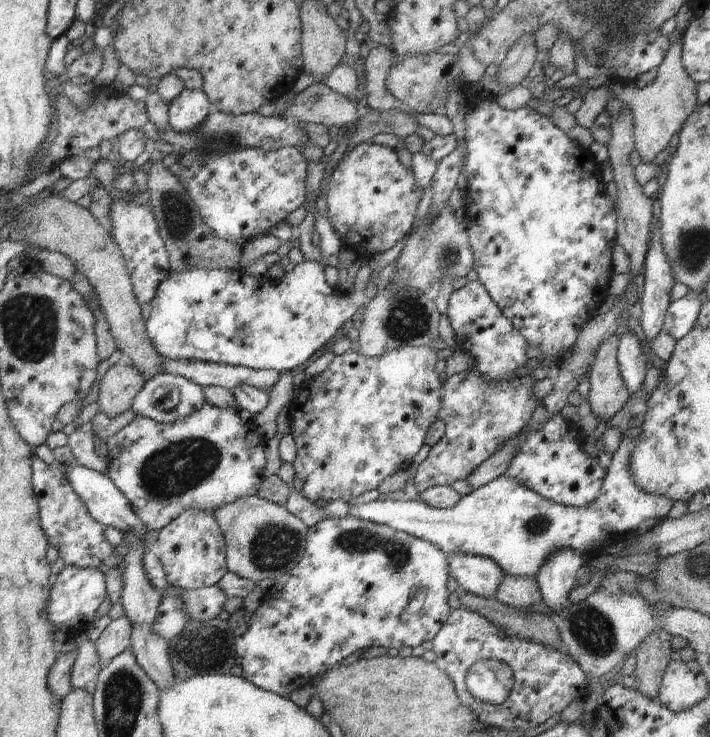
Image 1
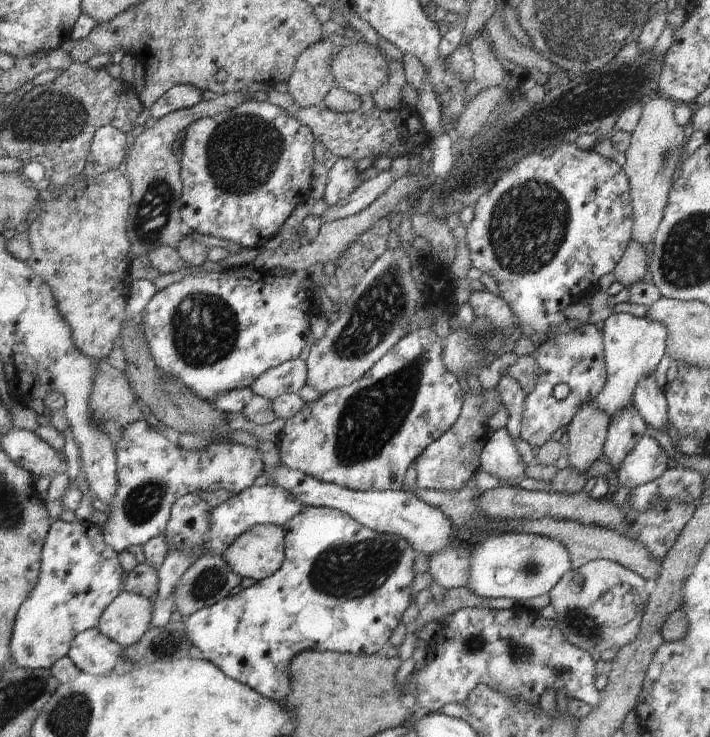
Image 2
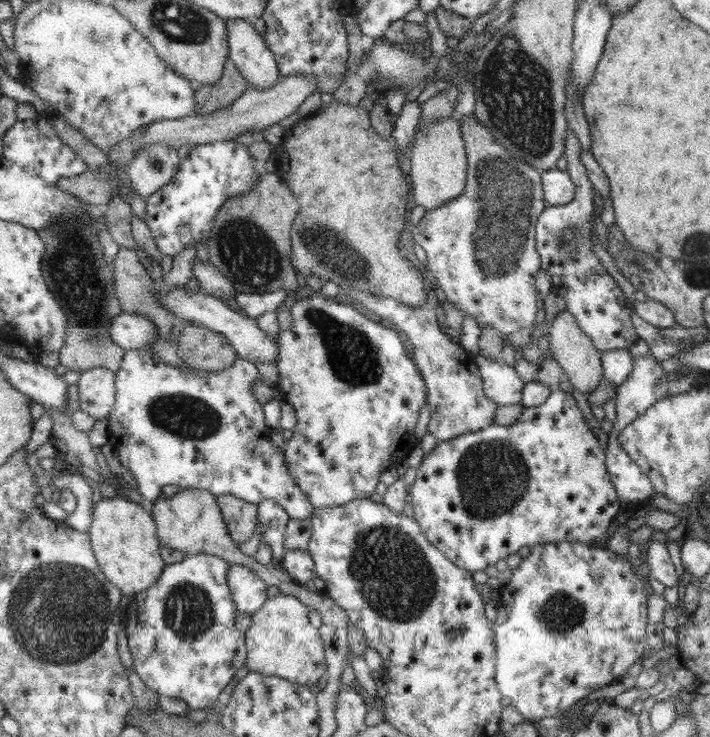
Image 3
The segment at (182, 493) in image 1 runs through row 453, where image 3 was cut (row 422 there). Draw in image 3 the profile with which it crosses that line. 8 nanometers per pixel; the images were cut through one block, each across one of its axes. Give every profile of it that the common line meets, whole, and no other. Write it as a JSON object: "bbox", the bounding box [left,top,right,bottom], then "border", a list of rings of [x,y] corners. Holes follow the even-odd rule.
{"bbox":[107,347,315,520],"border":[[[150,347],[124,349],[120,368],[118,368],[118,372],[115,372],[115,405],[107,418],[109,435],[107,444],[113,447],[116,454],[118,454],[118,462],[132,472],[132,476],[134,476],[138,485],[136,490],[142,497],[141,505],[149,513],[152,510],[152,504],[161,496],[164,486],[180,486],[180,489],[196,488],[204,490],[210,492],[214,497],[222,495],[236,496],[240,500],[256,505],[262,500],[276,500],[278,504],[284,507],[291,519],[306,520],[306,518],[311,518],[315,506],[306,499],[298,486],[294,484],[294,480],[292,480],[285,464],[283,449],[274,448],[271,443],[270,438],[274,430],[268,428],[265,424],[263,405],[258,404],[258,400],[254,398],[254,392],[250,390],[252,383],[256,379],[260,379],[261,375],[258,373],[256,365],[249,360],[238,357],[234,362],[235,364],[232,364],[230,368],[224,368],[224,370],[218,370],[218,372],[206,372],[206,370],[198,371],[189,365],[184,369],[170,366],[164,363]]]}

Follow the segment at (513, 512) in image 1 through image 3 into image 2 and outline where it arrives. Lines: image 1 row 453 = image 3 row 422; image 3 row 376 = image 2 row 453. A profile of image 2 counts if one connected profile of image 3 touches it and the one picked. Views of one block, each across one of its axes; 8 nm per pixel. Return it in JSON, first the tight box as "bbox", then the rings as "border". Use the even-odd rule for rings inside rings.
{"bbox":[616,434,669,489],"border":[[[645,434],[620,463],[616,478],[620,485],[629,489],[651,483],[669,469],[668,460],[657,441]]]}

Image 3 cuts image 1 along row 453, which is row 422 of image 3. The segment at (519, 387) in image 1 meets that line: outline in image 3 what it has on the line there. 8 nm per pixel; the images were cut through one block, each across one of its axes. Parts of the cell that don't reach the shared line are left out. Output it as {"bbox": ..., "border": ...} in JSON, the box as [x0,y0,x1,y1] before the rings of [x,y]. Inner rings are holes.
{"bbox":[340,287,498,442],"border":[[[342,287],[340,291],[350,298],[354,298],[366,313],[377,320],[390,320],[401,330],[412,344],[412,356],[420,376],[428,387],[428,402],[430,407],[430,423],[428,431],[439,442],[453,440],[460,434],[477,432],[487,428],[495,422],[494,414],[498,403],[488,398],[484,393],[482,377],[476,364],[474,355],[468,353],[458,343],[454,343],[438,325],[435,310],[429,302],[416,307],[410,307],[396,299],[382,295],[366,293],[352,287]]]}

